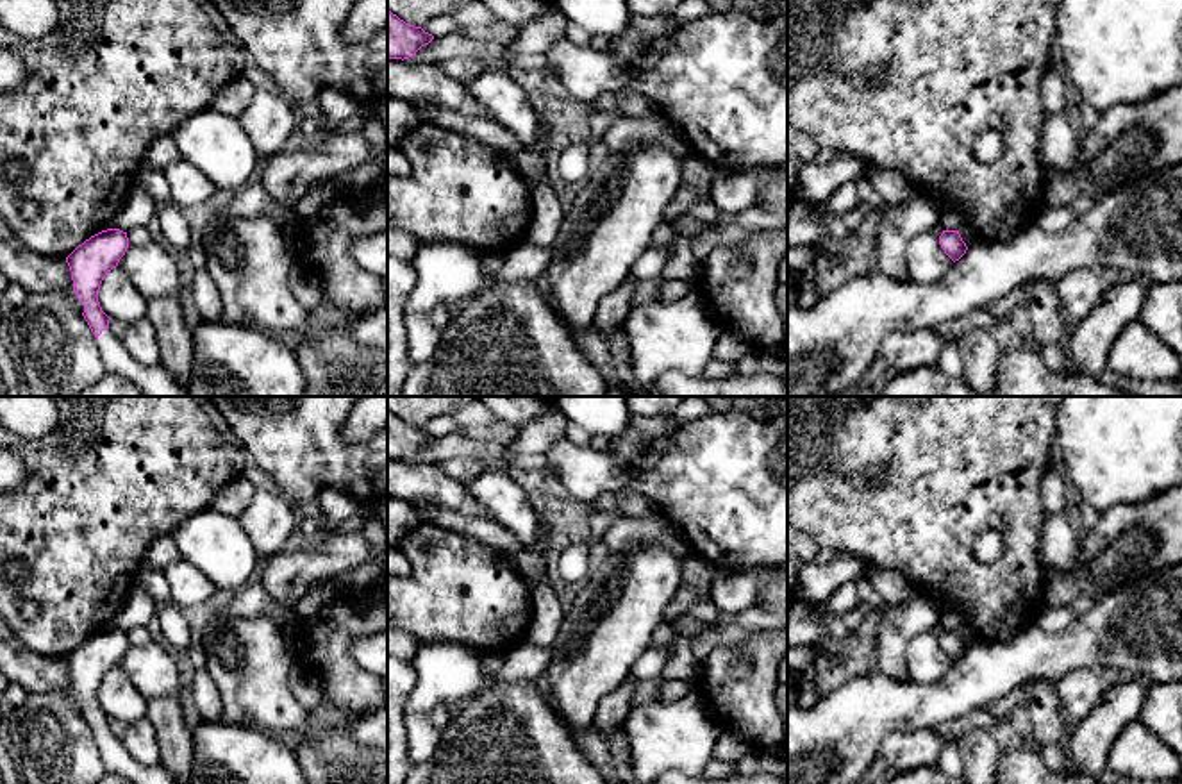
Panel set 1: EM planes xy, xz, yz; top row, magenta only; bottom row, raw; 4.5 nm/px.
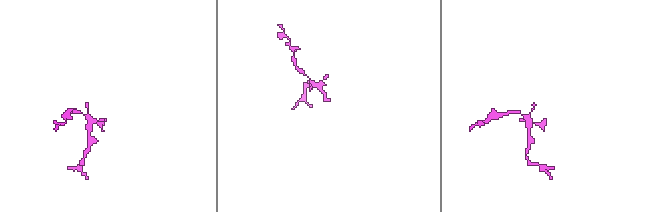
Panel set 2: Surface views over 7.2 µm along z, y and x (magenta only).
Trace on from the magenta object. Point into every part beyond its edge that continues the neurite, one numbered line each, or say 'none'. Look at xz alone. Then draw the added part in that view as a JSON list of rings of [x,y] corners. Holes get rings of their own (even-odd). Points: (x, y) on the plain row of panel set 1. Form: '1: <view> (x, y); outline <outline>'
none

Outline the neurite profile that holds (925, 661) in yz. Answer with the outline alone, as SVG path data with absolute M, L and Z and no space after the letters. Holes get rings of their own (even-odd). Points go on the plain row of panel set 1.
M921 632L907 643L905 668L916 684L932 684L946 675L953 661L945 654L939 638Z

